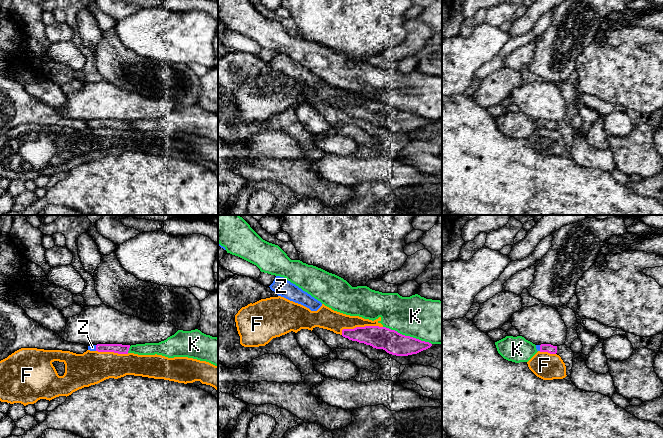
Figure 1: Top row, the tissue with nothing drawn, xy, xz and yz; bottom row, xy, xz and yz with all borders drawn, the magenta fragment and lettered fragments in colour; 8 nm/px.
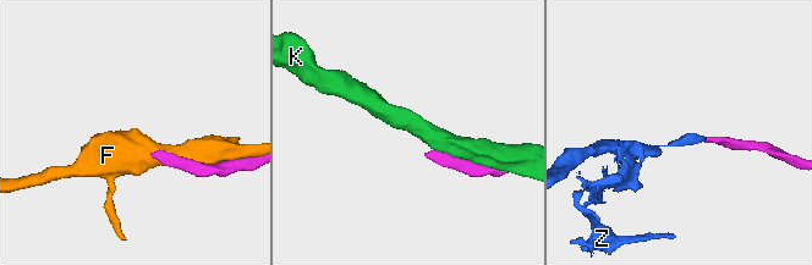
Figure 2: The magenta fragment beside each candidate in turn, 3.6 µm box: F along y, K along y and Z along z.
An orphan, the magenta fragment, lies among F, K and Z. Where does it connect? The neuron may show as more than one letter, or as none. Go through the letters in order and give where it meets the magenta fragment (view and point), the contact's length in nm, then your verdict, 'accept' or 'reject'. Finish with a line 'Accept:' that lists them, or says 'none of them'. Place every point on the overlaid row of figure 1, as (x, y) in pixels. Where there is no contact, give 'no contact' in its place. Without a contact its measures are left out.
F: contact xz (360, 327); length 340 nm; reject
K: contact xz (407, 336); length 420 nm; reject
Z: contact xy (96, 348); length 50 nm; accept
Accept: Z

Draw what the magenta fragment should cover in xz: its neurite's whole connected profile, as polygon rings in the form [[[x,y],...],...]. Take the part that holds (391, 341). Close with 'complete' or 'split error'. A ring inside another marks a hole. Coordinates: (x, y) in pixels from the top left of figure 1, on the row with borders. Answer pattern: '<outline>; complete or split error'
[[[379,326],[356,327],[343,329],[342,336],[352,341],[383,349],[396,356],[417,354],[432,346],[431,343],[405,336],[395,330]]]; complete

